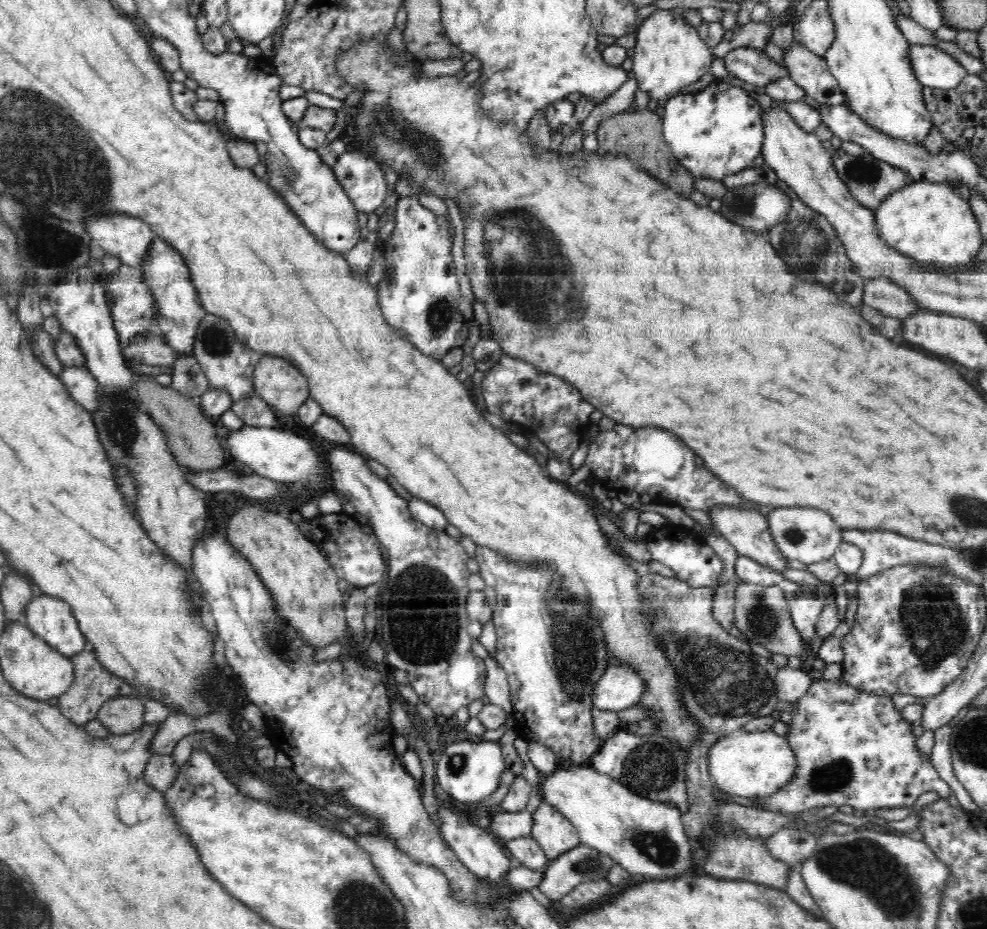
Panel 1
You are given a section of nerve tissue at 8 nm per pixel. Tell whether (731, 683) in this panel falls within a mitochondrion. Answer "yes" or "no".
yes

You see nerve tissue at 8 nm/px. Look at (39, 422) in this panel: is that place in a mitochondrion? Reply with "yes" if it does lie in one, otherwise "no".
no

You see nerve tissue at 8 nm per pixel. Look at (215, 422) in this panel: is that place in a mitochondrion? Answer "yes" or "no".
no

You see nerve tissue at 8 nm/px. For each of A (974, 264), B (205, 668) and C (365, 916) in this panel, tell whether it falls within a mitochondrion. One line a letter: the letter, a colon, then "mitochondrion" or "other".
A: other
B: other
C: mitochondrion

